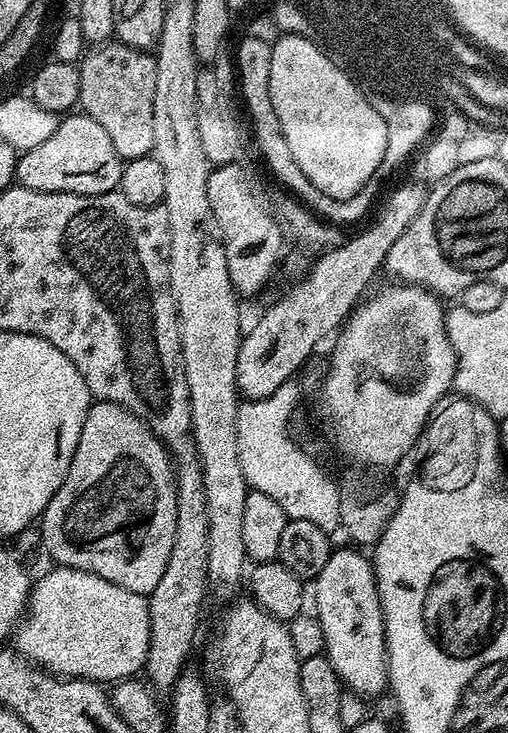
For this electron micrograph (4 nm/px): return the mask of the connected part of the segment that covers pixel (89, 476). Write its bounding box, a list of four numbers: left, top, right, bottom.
[38,400,178,597]

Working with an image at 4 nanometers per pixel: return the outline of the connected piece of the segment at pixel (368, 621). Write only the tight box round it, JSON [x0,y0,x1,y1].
[314,547,388,698]

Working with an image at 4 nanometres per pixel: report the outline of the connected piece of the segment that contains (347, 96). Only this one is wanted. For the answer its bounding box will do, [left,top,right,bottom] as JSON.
[268,34,388,200]

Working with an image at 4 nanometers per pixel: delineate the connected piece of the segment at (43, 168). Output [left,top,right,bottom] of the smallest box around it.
[15,114,124,196]

